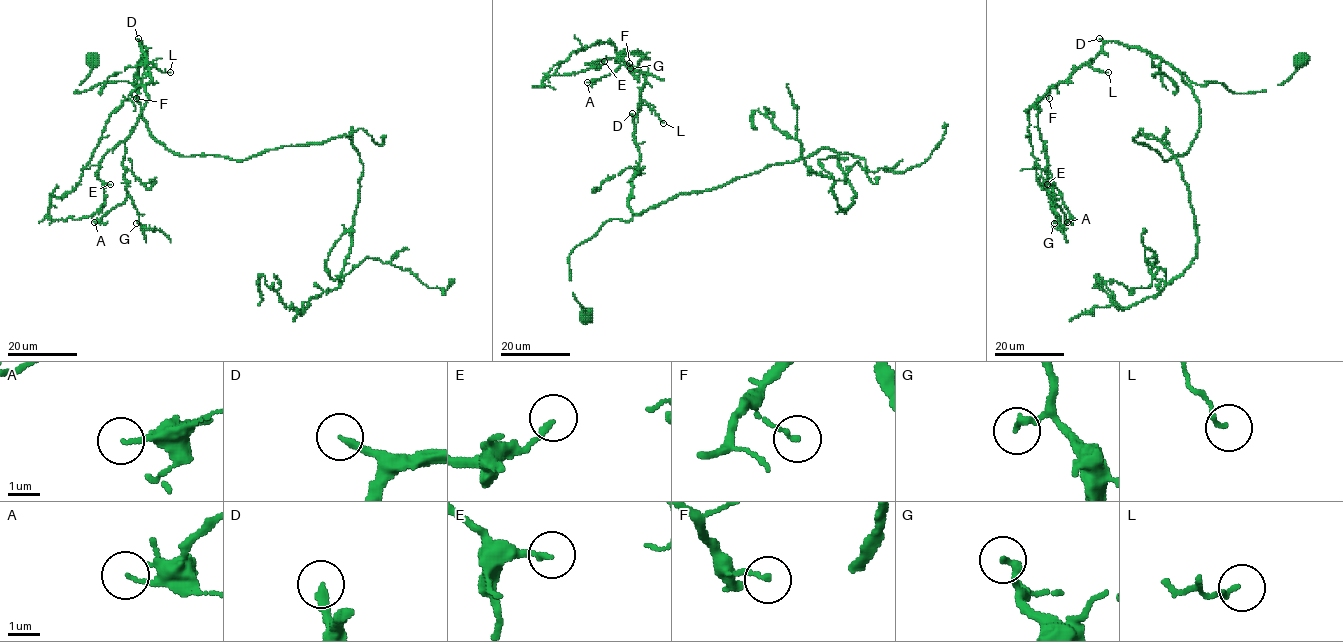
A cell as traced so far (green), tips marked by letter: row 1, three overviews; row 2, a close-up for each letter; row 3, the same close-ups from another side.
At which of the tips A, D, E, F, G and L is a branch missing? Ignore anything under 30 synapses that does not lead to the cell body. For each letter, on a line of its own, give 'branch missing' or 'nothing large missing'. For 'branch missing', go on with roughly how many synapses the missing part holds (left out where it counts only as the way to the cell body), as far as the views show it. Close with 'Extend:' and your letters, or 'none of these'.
A: nothing large missing
D: branch missing; 100 synapses
E: nothing large missing
F: nothing large missing
G: nothing large missing
L: nothing large missing
Extend: D

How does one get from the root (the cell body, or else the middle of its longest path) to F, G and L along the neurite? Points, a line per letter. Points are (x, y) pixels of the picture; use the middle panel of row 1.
F: (586, 314), (572, 293), (570, 253), (605, 222), (632, 218), (645, 76), (629, 63)
G: (586, 314), (570, 253), (605, 222), (632, 218), (639, 51), (616, 61), (630, 68)
L: (586, 314), (572, 293), (570, 253), (605, 222), (632, 218), (640, 103), (663, 123)

